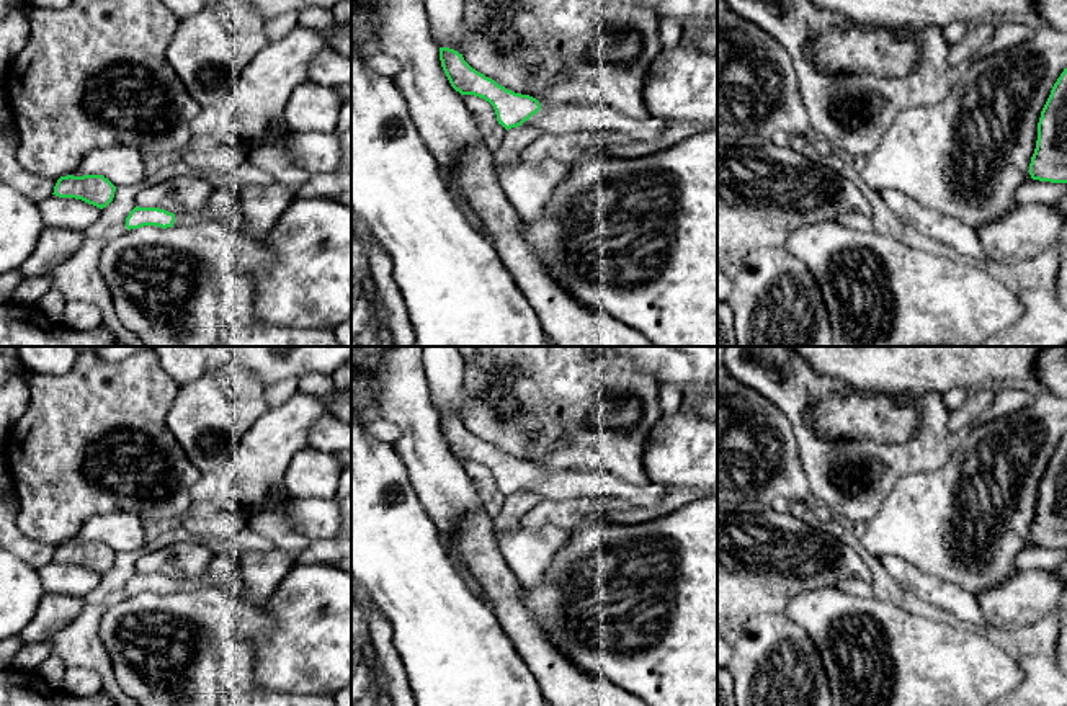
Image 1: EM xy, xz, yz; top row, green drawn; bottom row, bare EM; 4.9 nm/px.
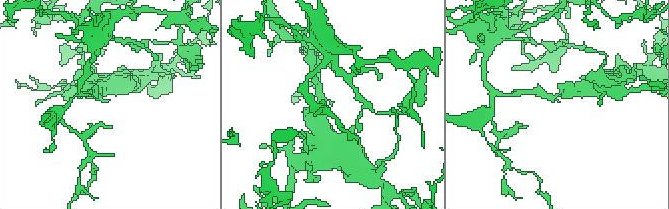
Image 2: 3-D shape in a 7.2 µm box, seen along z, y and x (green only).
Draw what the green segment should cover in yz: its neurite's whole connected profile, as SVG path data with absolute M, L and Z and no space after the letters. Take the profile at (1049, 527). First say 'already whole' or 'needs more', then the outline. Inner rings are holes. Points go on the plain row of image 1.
already whole; M1067 435L1041 477L1029 541L1039 547L1067 549Z

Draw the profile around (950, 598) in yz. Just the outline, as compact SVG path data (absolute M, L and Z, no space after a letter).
M882 556L879 559L887 574L904 592L913 593L928 606L933 606L966 626L977 628L979 631L990 628L975 595L962 590L956 583L923 574L900 557Z

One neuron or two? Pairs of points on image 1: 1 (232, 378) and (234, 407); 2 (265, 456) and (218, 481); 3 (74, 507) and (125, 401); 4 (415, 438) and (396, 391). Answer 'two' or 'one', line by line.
1: one
2: two
3: one
4: one

